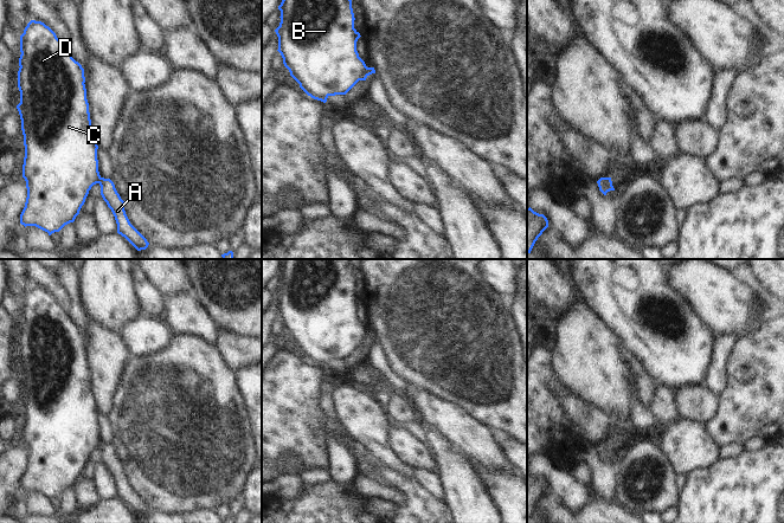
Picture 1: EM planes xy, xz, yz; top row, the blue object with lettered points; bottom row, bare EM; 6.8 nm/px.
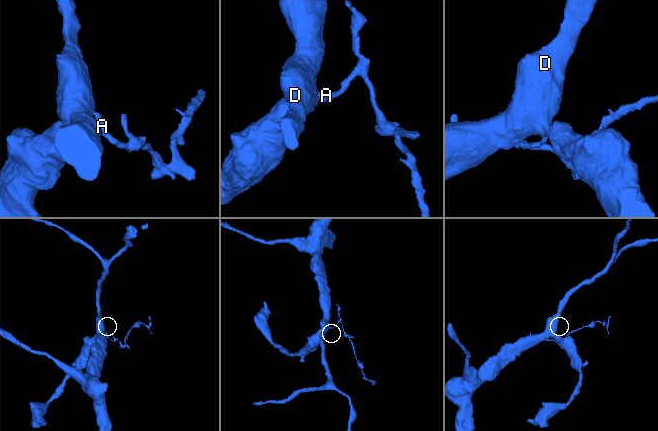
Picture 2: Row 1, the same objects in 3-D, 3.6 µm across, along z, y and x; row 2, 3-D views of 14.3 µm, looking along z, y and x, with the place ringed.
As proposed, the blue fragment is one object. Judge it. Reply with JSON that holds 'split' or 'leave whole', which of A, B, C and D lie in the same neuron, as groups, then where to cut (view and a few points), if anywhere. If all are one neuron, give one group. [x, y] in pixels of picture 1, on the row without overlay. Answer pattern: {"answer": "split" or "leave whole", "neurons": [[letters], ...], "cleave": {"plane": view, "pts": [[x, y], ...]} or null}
{"answer": "split", "neurons": [["A"], ["B", "C", "D"]], "cleave": {"plane": "xy", "pts": [[101, 443], [97, 447]]}}

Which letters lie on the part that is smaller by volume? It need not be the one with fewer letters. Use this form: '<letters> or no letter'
A

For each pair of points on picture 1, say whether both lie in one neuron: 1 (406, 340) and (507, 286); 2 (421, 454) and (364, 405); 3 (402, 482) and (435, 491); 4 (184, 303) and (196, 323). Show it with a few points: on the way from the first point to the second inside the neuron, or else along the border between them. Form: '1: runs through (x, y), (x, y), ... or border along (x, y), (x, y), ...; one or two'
1: border along (479, 271), (481, 277), (506, 303); two
2: border along (390, 425), (387, 443), (397, 454); two
3: border along (413, 478), (428, 492), (442, 502); two
4: runs through (184, 308), (184, 311), (191, 318); one

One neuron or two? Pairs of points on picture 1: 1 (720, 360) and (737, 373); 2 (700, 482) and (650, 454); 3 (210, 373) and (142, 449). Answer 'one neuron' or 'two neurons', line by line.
1: two neurons
2: two neurons
3: one neuron

